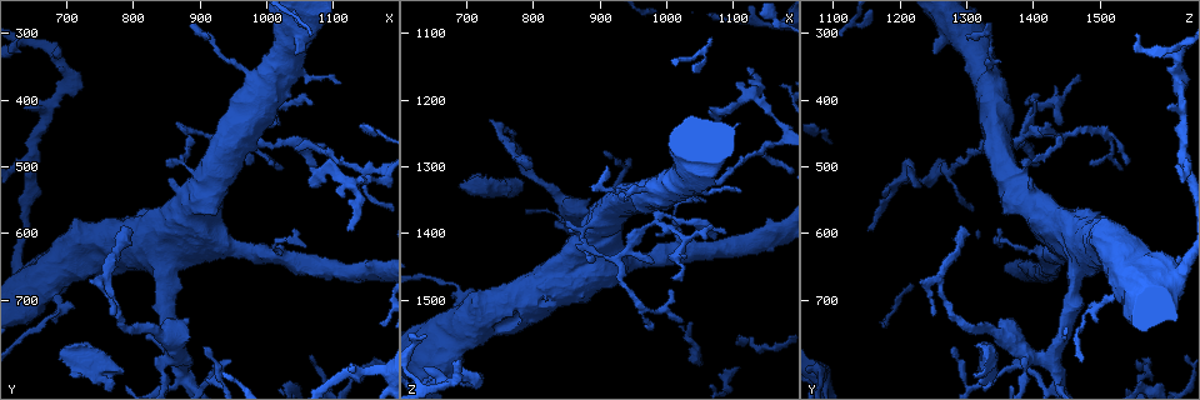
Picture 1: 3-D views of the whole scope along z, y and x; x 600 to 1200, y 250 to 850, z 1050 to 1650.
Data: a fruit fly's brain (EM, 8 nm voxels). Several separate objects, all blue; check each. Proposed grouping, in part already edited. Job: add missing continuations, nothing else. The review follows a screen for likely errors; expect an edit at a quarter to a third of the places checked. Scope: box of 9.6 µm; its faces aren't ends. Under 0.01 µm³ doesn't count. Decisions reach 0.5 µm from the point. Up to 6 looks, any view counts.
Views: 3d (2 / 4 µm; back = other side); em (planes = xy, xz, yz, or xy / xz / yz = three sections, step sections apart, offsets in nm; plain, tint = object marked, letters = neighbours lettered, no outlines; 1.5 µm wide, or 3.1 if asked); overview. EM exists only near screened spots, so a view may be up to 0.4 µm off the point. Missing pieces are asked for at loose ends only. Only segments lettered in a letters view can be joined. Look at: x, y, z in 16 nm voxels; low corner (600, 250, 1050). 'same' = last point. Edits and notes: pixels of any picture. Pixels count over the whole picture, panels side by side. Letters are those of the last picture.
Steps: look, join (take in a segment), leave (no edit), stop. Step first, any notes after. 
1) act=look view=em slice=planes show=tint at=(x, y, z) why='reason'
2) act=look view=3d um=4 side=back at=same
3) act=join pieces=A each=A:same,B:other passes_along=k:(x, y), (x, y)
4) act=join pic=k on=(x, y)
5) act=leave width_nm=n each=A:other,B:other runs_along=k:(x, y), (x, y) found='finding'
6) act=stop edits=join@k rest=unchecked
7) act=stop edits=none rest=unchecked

act=look view=3d um=2 at=(1005, 365, 1465) why='tapers out'

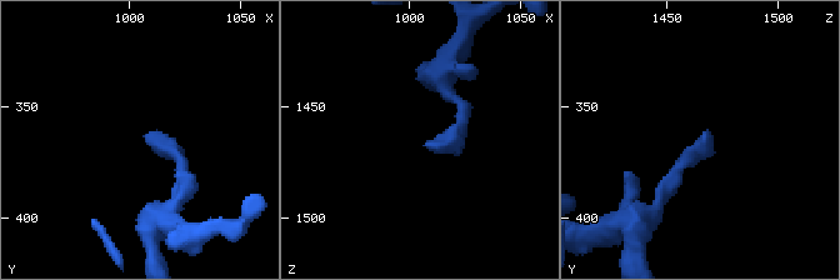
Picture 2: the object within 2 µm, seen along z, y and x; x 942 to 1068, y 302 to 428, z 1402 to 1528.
act=look view=em slice=planes show=letters at=(1009, 362, 1467) why='shape alone is not enough'

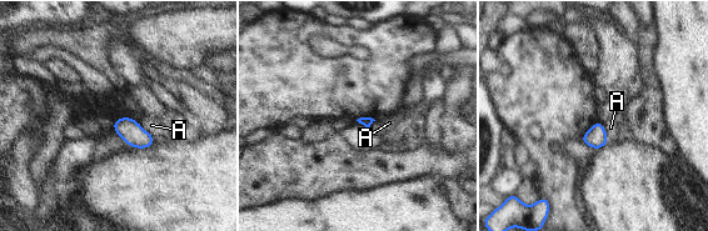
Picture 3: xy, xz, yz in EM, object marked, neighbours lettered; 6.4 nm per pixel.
act=leave each=A:other border=3:(138, 121), (156, 140) found='no lettered segment goes on from it'

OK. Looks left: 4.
act=look view=em slice=planes show=tint at=(1065, 620, 1350) why='thin end'

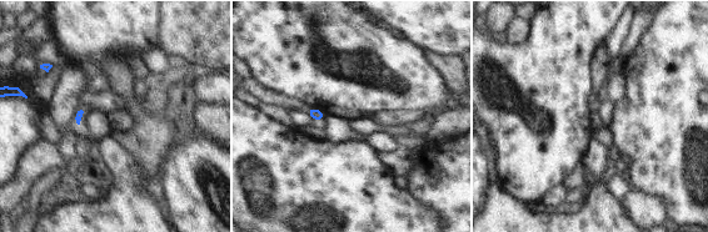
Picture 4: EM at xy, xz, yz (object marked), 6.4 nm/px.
act=look view=em slice=planes show=letters at=same why='see the neighbours'

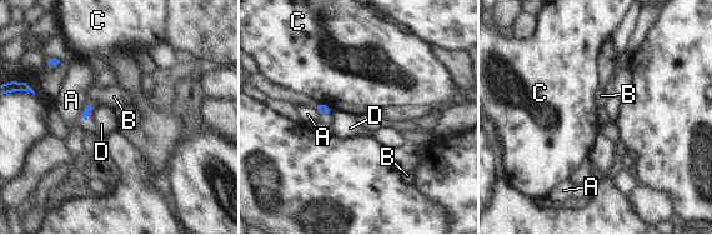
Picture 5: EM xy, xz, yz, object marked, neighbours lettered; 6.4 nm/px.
act=leave each=A:other,B:other,C:other,D:other found='none of them fits'

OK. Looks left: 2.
act=stop edits=none rest=unchecked

